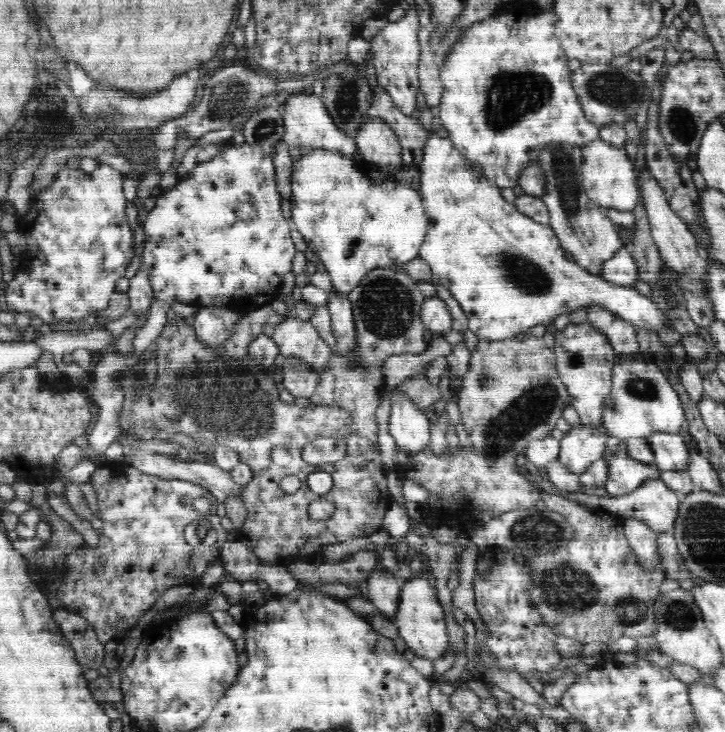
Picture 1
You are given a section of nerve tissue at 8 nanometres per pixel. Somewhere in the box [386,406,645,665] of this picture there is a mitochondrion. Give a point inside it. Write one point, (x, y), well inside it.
(564, 588)

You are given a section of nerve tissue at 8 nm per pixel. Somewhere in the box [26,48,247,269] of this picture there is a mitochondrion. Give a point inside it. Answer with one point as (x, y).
(66, 121)

